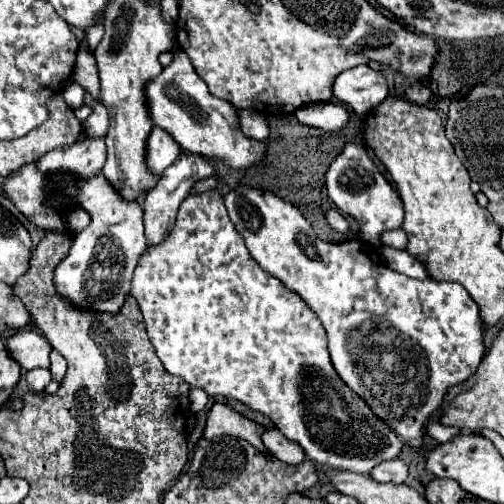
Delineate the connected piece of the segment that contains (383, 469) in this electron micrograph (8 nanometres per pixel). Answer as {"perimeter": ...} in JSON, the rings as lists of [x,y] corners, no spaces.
{"perimeter":[[[394,458],[394,460],[388,460],[388,462],[382,462],[378,464],[370,476],[378,482],[394,482],[394,484],[404,484],[406,476],[408,476],[408,468],[402,460]]]}

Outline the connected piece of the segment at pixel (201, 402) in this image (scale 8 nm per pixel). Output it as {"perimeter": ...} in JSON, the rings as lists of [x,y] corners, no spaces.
{"perimeter":[[[190,388],[190,410],[200,412],[208,404],[208,394],[198,388]]]}

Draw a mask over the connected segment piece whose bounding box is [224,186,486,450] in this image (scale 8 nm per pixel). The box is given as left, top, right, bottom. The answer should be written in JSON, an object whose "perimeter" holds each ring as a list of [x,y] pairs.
{"perimeter":[[[236,186],[224,196],[224,202],[230,220],[238,232],[242,230],[246,248],[260,268],[282,280],[290,290],[296,290],[318,314],[328,334],[332,364],[340,378],[360,394],[366,404],[370,404],[374,414],[386,418],[402,440],[406,440],[414,450],[420,450],[424,424],[442,404],[446,388],[460,384],[474,374],[486,350],[480,308],[466,288],[458,282],[406,278],[382,266],[378,250],[360,240],[342,244],[324,242],[314,234],[310,222],[296,206],[284,202],[270,190]]]}

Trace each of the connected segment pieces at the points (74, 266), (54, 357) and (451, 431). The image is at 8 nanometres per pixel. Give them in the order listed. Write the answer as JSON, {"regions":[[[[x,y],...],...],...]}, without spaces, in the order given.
{"regions":[[[[60,174],[56,182],[62,182],[62,196],[72,198],[76,208],[82,208],[90,214],[90,224],[74,236],[70,254],[56,268],[56,290],[60,290],[60,294],[70,298],[70,302],[76,306],[116,314],[130,292],[130,278],[138,256],[146,248],[142,206],[136,200],[124,200],[120,190],[110,186],[110,182],[106,182],[102,176],[74,180]]],[[[52,350],[52,354],[50,354],[50,372],[52,372],[52,380],[56,380],[56,382],[62,382],[64,380],[64,376],[66,376],[66,360],[56,352],[56,350]]],[[[428,422],[426,426],[428,426],[426,428],[428,438],[434,438],[436,442],[448,442],[452,436],[458,434],[458,428],[446,428],[440,422]]]]}

